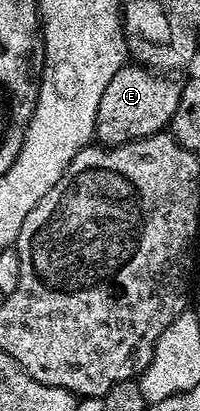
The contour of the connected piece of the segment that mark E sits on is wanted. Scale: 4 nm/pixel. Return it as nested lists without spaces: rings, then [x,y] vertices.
[[[127,62],[123,68],[116,70],[112,82],[104,89],[104,98],[100,98],[100,110],[96,110],[96,126],[94,134],[97,143],[102,146],[127,144],[145,136],[155,136],[169,125],[172,114],[176,114],[176,106],[180,103],[182,84],[166,74],[159,74],[151,69],[143,68],[137,62]]]

